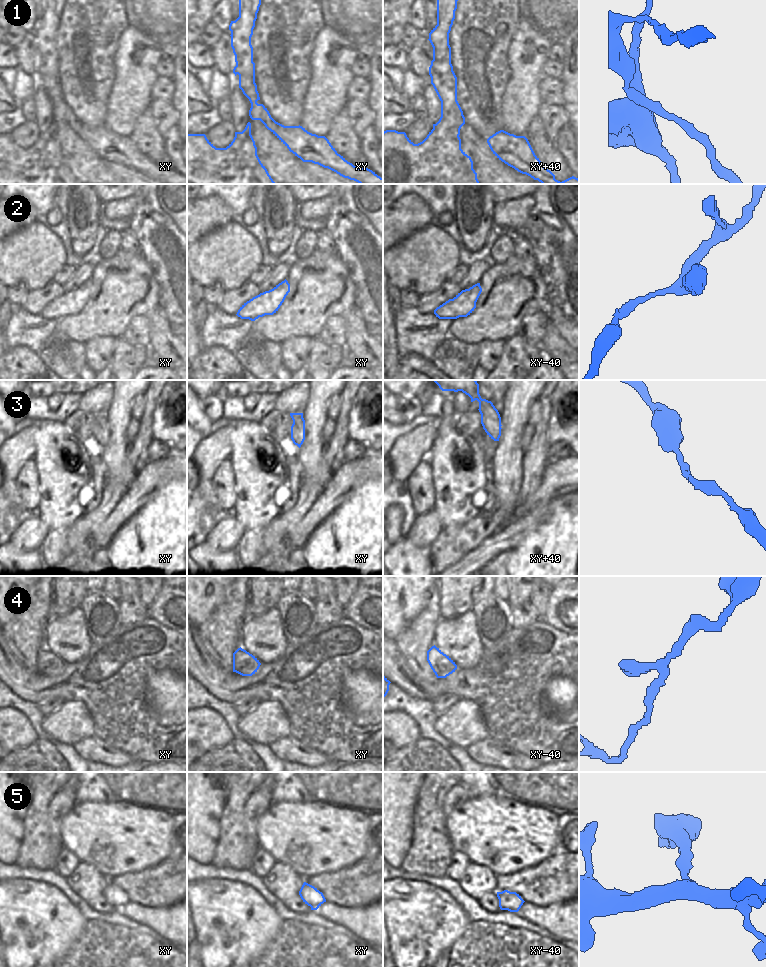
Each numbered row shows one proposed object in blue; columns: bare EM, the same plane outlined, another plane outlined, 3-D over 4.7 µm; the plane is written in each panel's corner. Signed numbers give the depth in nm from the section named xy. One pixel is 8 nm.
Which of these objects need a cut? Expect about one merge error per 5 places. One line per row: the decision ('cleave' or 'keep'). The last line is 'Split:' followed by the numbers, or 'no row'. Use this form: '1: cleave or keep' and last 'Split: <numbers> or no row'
1: cleave
2: keep
3: keep
4: keep
5: keep
Split: 1

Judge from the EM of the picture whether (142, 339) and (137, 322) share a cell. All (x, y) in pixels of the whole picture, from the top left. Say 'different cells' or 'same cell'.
same cell

